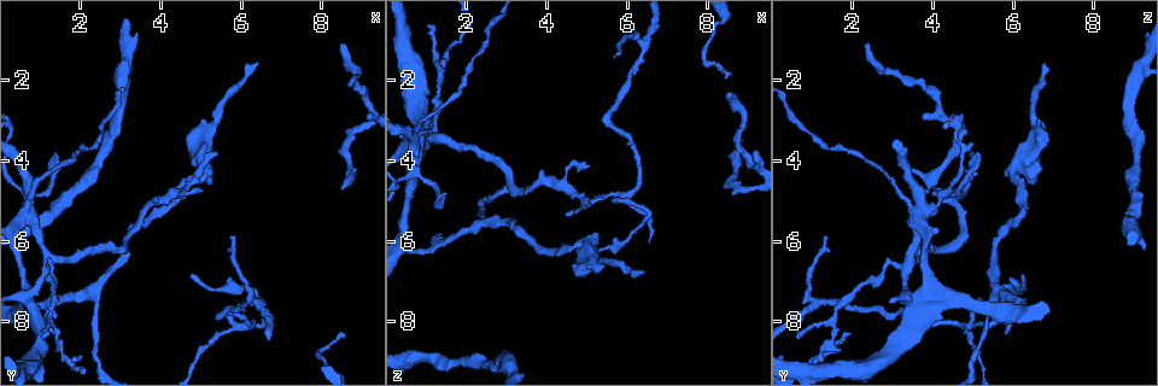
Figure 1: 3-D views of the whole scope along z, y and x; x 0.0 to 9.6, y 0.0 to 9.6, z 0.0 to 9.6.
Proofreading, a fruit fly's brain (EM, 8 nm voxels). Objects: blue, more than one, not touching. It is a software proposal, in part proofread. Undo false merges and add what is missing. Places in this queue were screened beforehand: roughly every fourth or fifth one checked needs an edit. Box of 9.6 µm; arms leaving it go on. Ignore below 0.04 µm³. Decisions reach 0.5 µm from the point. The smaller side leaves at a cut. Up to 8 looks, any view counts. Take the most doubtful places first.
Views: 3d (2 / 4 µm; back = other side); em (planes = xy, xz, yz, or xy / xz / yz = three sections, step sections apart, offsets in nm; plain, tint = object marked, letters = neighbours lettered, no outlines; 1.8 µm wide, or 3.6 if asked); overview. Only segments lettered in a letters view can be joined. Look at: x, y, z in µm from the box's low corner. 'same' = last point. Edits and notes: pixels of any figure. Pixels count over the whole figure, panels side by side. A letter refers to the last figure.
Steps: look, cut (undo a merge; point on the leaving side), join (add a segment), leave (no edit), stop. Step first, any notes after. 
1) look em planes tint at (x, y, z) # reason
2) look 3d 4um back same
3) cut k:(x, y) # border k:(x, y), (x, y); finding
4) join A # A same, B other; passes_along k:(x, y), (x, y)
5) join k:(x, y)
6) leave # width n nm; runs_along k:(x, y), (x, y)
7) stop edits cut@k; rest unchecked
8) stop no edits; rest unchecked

look em planes letters at (8.45, 1.00, 2.35) # branch stops here

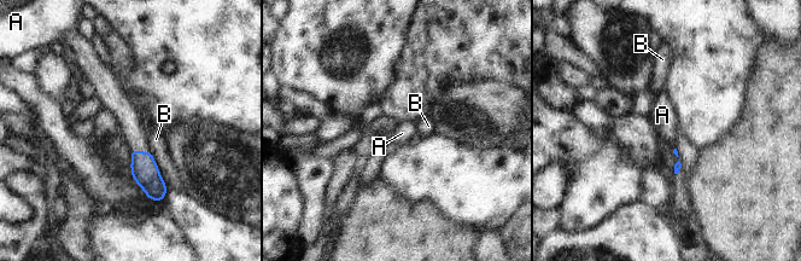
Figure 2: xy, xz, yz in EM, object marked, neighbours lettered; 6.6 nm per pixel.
join A # A same, B other; passes_along 2:(145, 170), (138, 151), (127, 116); the neuron continues

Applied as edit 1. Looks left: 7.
look overview # redraw

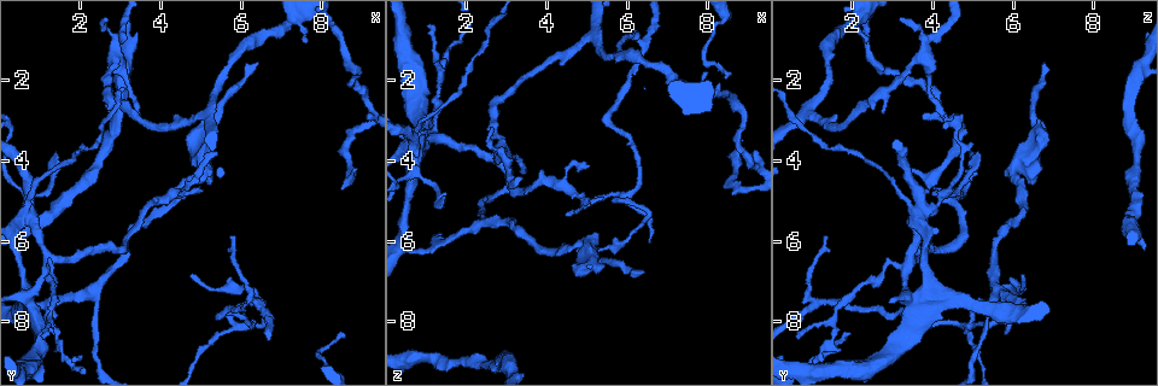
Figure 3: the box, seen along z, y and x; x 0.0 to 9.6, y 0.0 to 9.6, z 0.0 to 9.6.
look 3d 2um at (8.85, 4.20, 3.45) # branch stops here

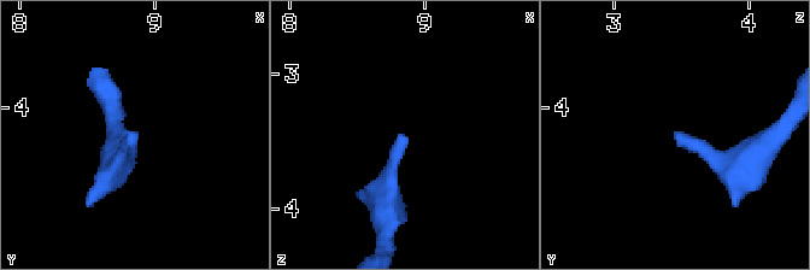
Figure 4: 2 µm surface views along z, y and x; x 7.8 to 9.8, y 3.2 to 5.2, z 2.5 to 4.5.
look em yz step 8 tint at (8.82, 4.20, 3.42) # shape alone is not enough

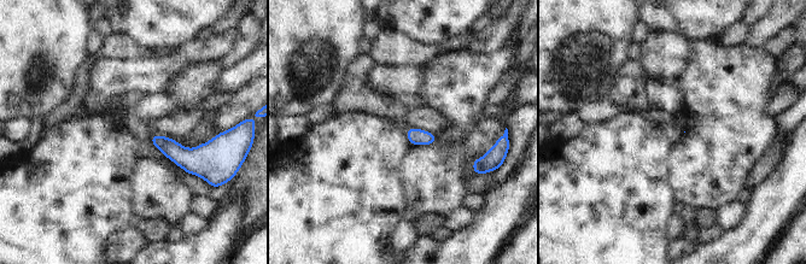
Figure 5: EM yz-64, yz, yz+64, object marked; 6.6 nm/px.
look em planes letters same # another direction

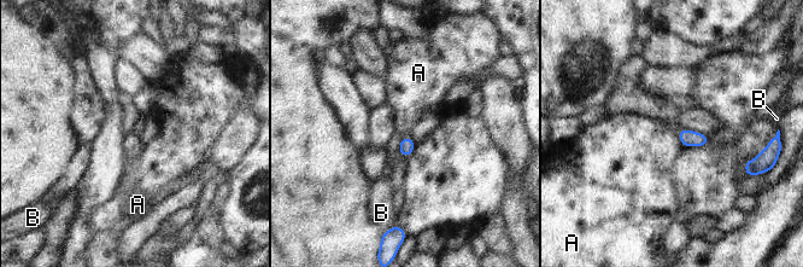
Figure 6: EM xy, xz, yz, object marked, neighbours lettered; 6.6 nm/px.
leave # A other, B other; no lettered segment goes on from it

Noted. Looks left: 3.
look em planes letters at (2.10, 7.35, 5.75) # abrupt turn

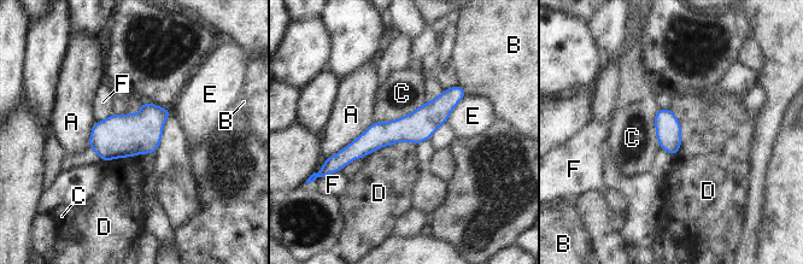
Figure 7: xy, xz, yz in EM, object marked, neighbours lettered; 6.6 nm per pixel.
leave # A other, B other, C other, D other, E other, F other; runs_along 7:(459, 91), (417, 127), (336, 159); one neuron here

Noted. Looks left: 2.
stop edits join@2; rest unchecked

